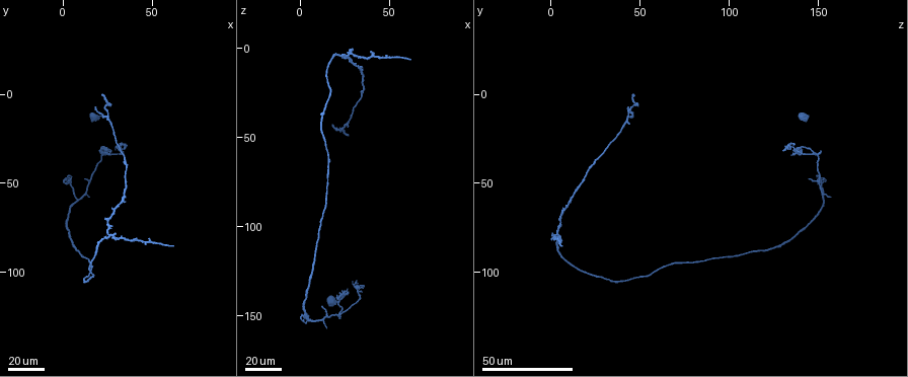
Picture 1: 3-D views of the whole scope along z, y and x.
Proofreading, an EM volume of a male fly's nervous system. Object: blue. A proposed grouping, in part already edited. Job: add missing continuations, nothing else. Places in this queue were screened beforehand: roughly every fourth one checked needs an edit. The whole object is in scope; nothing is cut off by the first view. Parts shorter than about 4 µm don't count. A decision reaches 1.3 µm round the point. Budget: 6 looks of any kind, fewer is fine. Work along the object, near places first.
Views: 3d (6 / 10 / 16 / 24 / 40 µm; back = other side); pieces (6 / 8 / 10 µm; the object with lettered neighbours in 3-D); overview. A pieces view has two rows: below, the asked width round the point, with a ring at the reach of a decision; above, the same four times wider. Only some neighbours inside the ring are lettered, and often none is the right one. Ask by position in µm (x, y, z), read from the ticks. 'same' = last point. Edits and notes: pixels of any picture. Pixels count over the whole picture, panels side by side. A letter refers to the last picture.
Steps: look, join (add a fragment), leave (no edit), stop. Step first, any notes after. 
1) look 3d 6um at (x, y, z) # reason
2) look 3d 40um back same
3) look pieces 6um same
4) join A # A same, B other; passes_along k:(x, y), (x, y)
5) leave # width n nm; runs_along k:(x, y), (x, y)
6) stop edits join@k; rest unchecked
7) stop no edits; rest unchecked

look 3d 24um at (22, 31, 152)

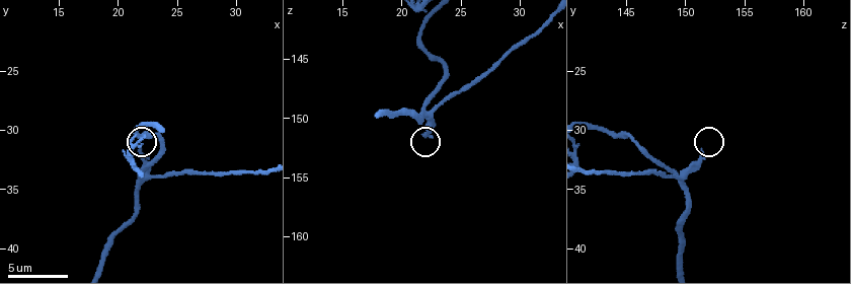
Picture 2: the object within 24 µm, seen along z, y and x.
look 3d 10um at (22.0, 31.6, 151.4) # closer look

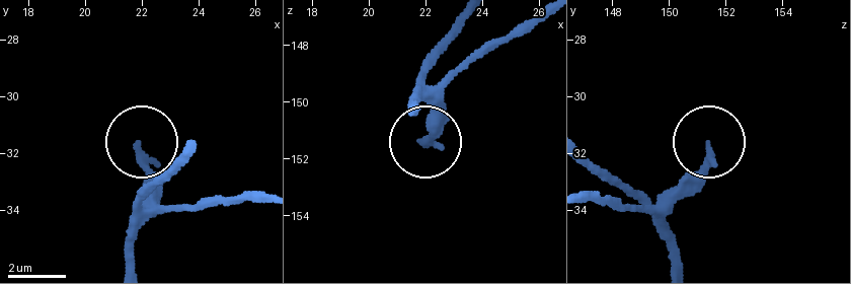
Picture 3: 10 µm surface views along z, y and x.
look pieces 8um at (21.8, 31.7, 151.4) # what lies round it

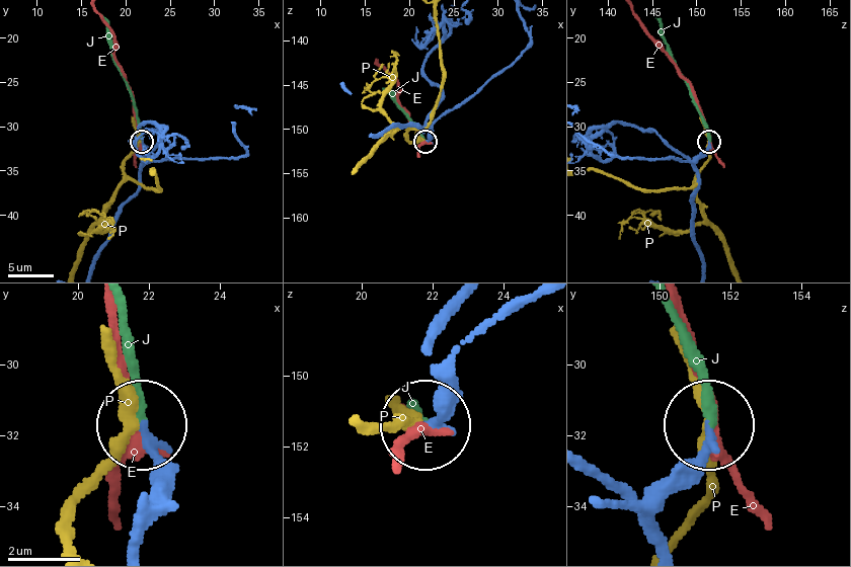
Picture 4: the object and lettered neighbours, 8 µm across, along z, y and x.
join J # width 250 nm; E other, J same, P other; passes_along 4:(151, 490), (154, 454), (124, 300); the cell continues

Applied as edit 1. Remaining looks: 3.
look overview

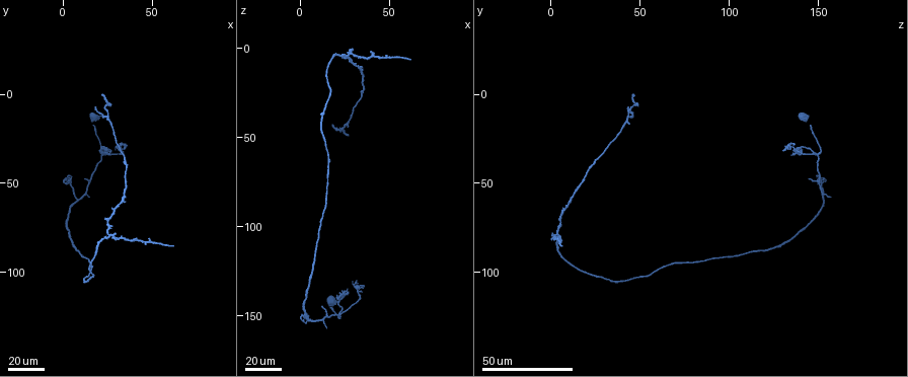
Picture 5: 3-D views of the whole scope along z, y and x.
look 3d 40um at (13, 49, 144) # branch stops here

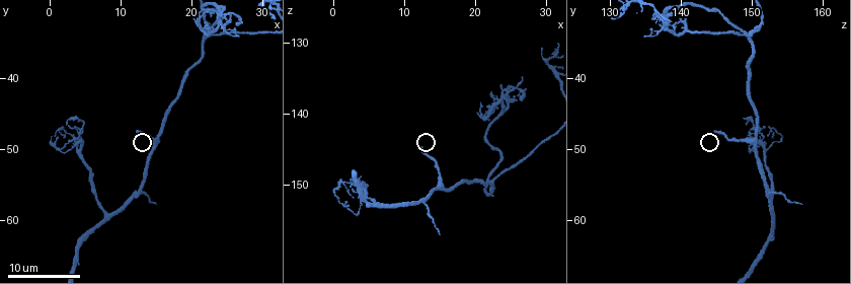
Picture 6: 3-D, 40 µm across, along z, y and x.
look pieces 10um at (12.0, 47.5, 145.0)

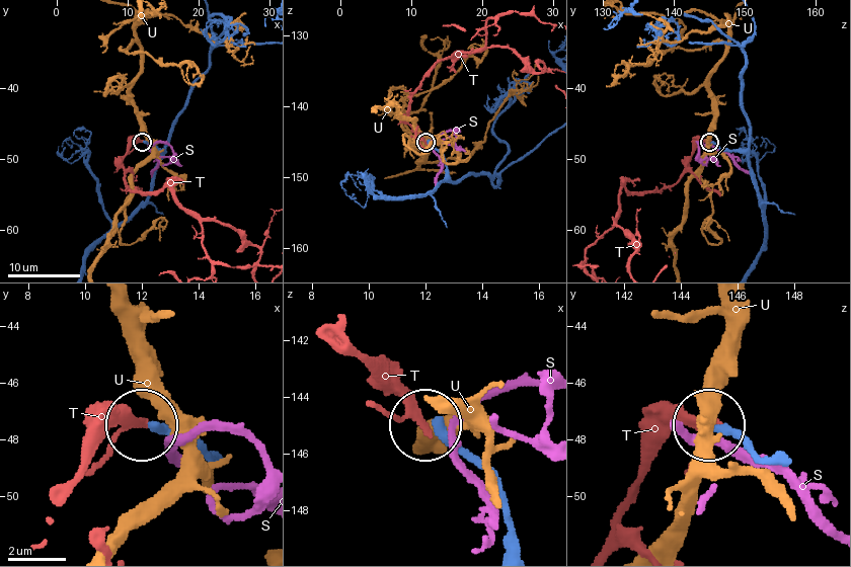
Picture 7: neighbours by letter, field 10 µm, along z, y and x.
leave # width 280 nm; S other, T other, U other; runs_along 7:(517, 549), (503, 491), (432, 428); none of them fits

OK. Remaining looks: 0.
stop edits join@4; rest unchecked

